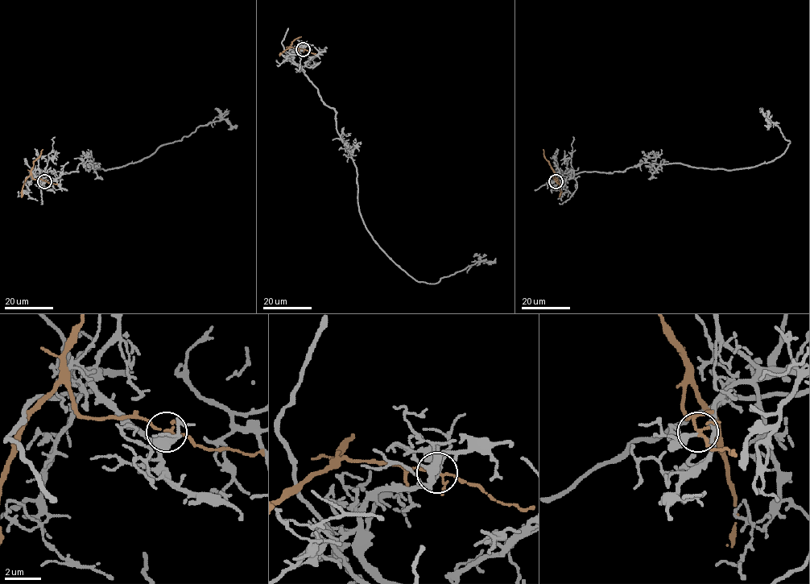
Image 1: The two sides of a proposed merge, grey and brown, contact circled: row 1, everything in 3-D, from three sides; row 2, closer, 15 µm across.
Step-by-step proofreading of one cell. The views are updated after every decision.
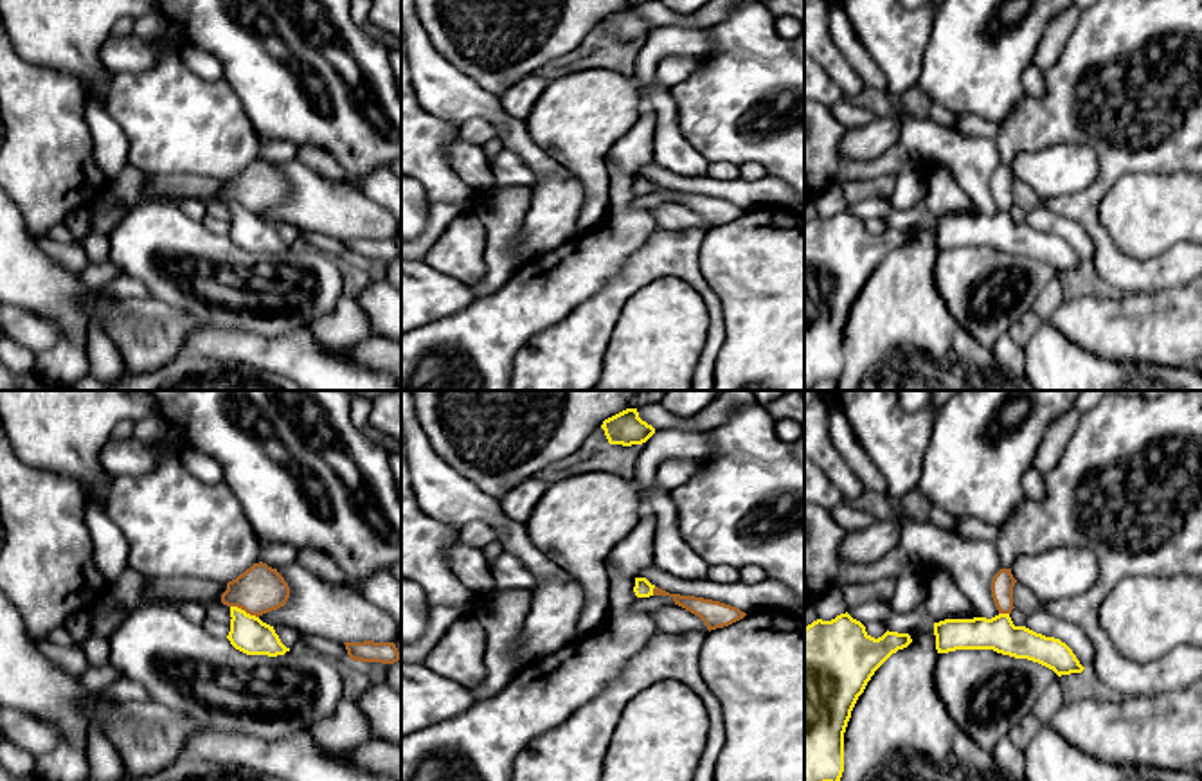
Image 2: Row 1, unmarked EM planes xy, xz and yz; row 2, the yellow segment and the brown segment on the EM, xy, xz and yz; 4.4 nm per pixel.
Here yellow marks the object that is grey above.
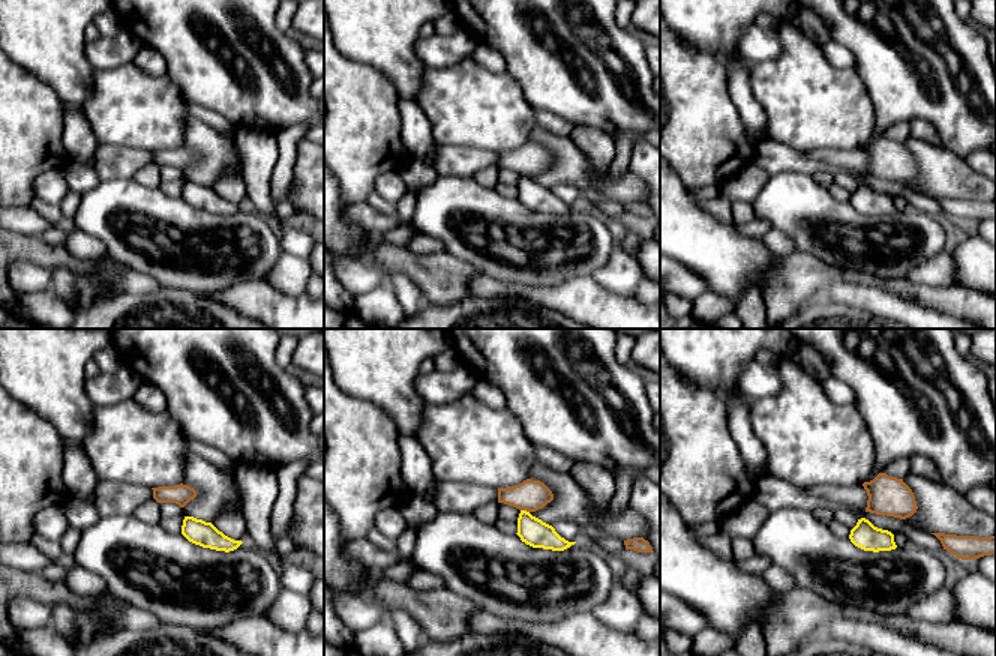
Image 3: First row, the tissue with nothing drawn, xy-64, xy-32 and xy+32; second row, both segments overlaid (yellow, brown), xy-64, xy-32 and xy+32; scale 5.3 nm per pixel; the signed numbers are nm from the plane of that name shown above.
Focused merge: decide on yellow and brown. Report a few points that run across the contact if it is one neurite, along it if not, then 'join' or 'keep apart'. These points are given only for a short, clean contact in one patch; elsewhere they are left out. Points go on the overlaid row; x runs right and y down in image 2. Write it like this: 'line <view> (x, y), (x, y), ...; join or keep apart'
line xy (231, 605), (258, 618); keep apart

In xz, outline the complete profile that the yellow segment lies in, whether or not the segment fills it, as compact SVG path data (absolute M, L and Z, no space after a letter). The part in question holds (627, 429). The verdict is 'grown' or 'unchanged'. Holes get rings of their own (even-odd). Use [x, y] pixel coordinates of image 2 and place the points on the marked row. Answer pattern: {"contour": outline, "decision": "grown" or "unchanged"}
{"contour": "M626 408L603 421L601 428L610 444L642 444L653 434L655 428L639 417L637 408Z", "decision": "unchanged"}

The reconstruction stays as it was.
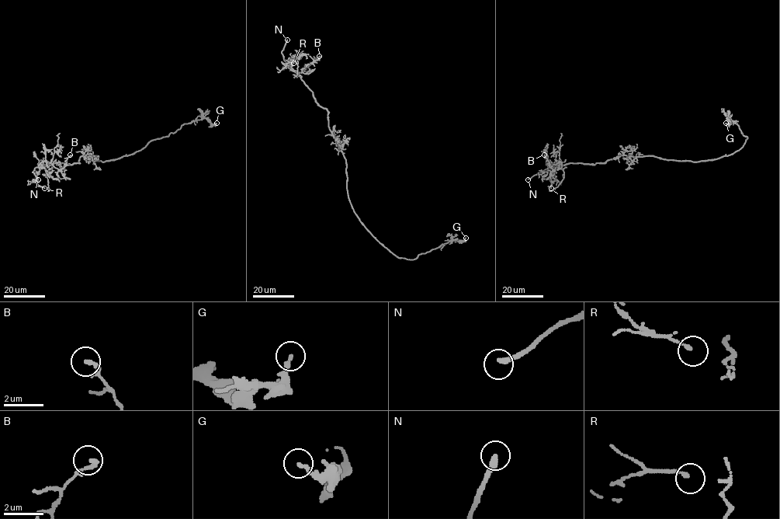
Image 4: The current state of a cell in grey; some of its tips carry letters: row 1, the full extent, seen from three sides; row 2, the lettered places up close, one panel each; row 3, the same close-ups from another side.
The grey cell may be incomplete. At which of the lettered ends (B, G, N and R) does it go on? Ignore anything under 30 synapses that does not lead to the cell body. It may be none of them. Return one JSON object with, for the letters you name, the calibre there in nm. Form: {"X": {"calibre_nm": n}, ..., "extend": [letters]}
{"N": {"calibre_nm": 280}, "extend": ["N"]}

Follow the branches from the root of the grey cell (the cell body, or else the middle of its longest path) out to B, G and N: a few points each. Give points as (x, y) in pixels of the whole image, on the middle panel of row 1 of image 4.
B: (347, 188), (345, 158), (330, 129), (328, 111), (316, 102), (313, 92), (297, 71), (300, 72), (319, 56)
G: (347, 188), (351, 207), (361, 223), (398, 257), (414, 259), (418, 255), (452, 240), (460, 242), (466, 238)
N: (347, 188), (345, 158), (330, 129), (328, 111), (319, 105), (311, 89), (284, 59), (282, 50), (287, 40)

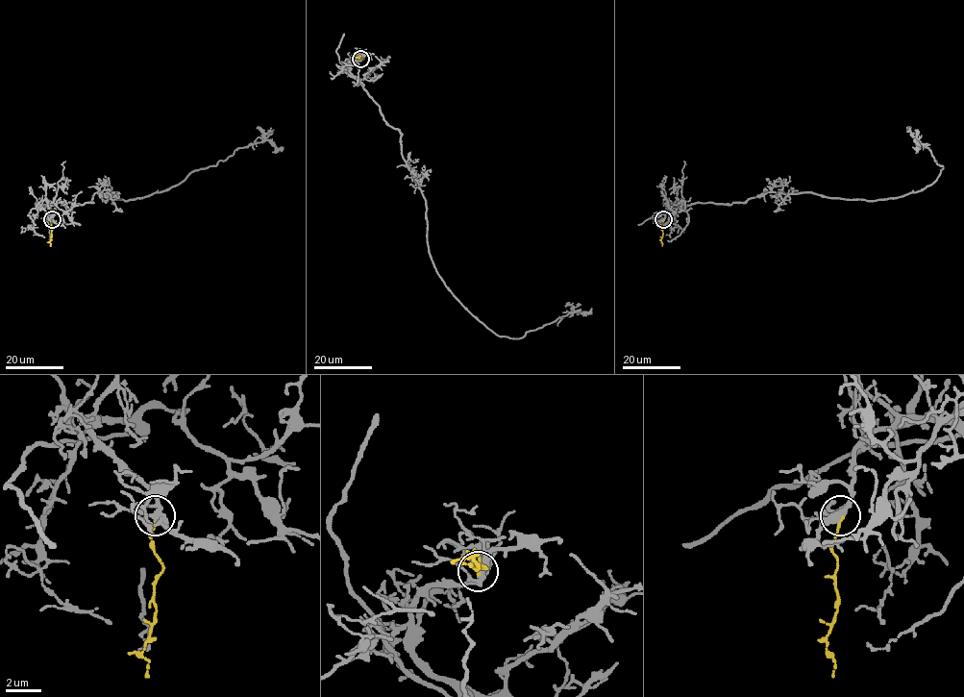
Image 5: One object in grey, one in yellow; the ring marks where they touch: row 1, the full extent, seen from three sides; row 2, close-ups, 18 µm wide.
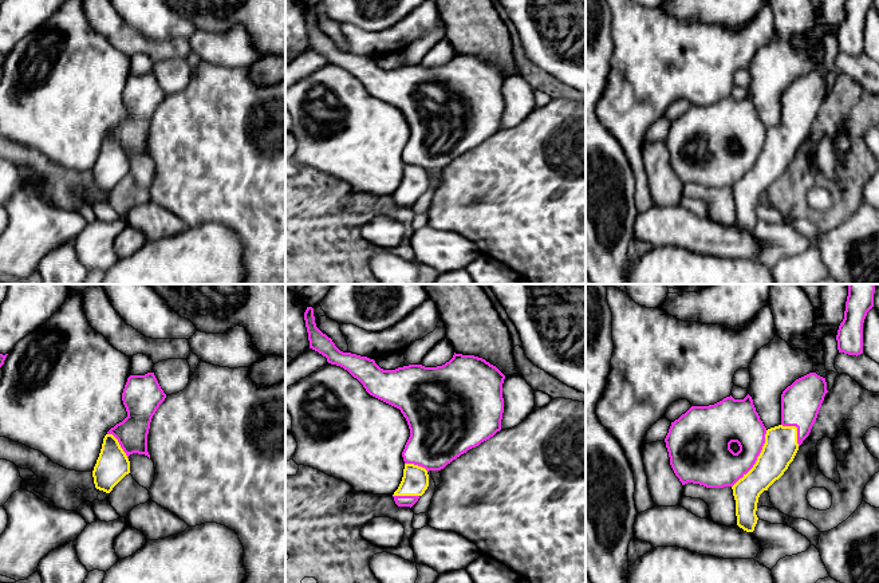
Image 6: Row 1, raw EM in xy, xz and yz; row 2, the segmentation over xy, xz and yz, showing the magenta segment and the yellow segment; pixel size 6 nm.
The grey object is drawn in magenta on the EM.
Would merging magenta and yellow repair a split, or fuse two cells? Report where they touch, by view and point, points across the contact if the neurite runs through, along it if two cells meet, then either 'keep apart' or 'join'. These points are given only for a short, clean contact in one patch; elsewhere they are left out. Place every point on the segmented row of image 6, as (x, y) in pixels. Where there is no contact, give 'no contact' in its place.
contact yz (756, 459); join

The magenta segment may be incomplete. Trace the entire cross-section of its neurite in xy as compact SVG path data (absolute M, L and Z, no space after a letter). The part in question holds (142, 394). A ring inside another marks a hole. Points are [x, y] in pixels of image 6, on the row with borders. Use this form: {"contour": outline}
{"contour": "M147 373L145 375L130 375L127 378L127 382L122 393L122 401L126 407L127 417L122 422L111 428L103 438L102 449L92 470L94 484L96 489L110 493L113 488L126 474L130 473L130 461L129 461L130 454L138 453L138 454L145 454L150 458L150 454L147 452L147 434L150 429L150 422L159 405L165 401L165 398L166 394L161 389L154 373Z"}

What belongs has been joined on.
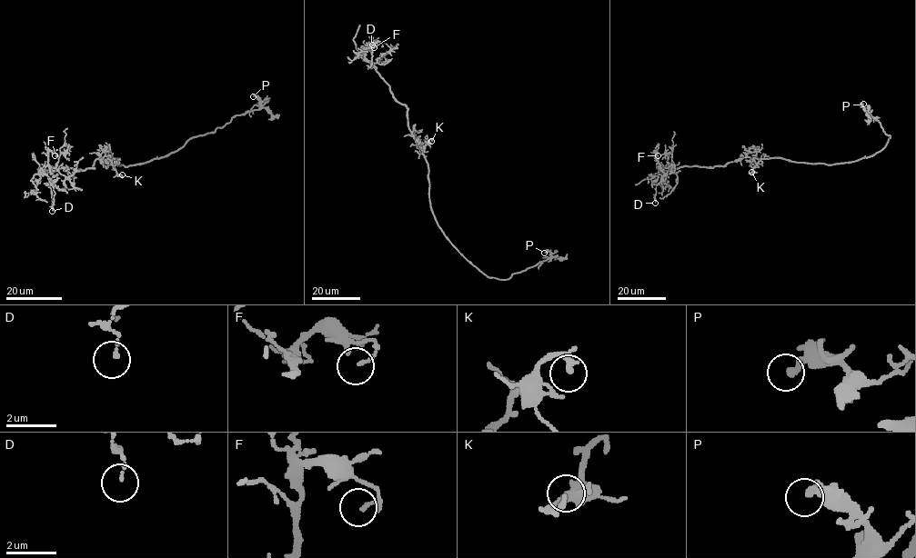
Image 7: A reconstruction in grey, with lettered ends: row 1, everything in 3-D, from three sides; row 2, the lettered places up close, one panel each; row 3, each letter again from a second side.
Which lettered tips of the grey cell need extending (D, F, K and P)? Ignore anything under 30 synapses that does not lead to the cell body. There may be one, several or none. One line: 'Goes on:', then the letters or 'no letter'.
Goes on: no letter

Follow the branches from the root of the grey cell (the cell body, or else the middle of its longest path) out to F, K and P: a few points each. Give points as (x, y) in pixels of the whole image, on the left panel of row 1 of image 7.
F: (119, 164), (117, 158), (97, 158), (94, 168), (45, 170), (48, 152), (55, 152), (57, 154), (55, 155)
K: (119, 164), (117, 158), (111, 161), (115, 174), (122, 174)
P: (119, 164), (128, 166), (166, 156), (190, 139), (213, 133), (233, 117), (261, 108), (261, 100), (253, 96)

